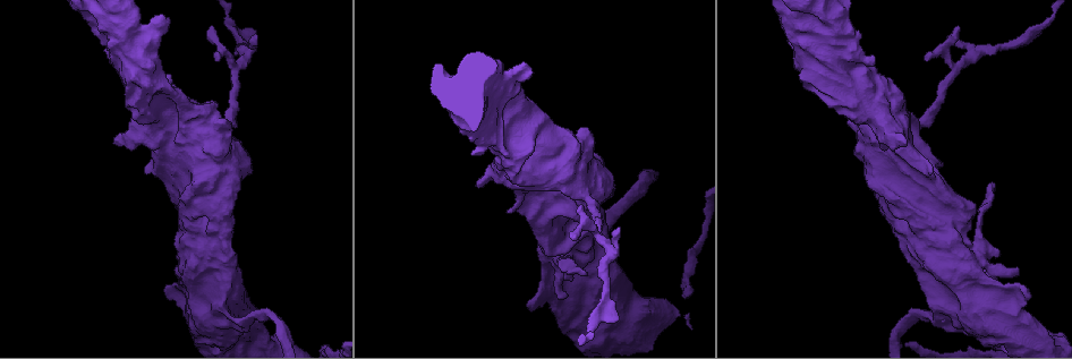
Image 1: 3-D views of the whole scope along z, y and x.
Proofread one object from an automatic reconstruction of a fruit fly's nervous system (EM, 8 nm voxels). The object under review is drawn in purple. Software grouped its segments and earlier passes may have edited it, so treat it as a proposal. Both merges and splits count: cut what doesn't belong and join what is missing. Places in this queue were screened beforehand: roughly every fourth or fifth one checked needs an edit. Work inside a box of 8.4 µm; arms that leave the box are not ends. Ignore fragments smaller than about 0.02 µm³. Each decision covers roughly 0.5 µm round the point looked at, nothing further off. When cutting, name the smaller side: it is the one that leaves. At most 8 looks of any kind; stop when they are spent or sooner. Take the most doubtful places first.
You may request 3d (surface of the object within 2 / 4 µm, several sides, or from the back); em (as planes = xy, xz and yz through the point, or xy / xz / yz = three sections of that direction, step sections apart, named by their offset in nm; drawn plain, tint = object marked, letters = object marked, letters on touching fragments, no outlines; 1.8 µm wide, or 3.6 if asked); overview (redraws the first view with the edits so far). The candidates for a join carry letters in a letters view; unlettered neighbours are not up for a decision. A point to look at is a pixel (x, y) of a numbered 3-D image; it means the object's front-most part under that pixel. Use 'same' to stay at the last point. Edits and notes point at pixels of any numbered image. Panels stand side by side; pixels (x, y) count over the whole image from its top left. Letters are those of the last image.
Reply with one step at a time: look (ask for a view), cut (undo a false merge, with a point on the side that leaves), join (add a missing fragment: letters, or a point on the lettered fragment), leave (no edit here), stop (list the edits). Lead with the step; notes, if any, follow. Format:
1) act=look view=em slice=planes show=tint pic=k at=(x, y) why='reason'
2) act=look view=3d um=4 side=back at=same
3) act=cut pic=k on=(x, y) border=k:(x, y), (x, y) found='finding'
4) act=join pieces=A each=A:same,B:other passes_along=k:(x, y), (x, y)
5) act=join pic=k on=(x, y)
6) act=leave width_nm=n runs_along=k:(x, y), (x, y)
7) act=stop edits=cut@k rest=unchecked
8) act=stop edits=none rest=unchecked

act=look view=3d um=4 pic=1 at=(506, 82) why='abrupt turn'

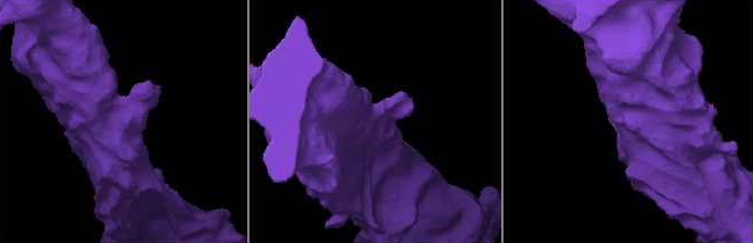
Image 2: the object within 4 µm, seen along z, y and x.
act=look view=em um=3.6 slice=yz step=4 show=letters pic=2 at=(380, 119)

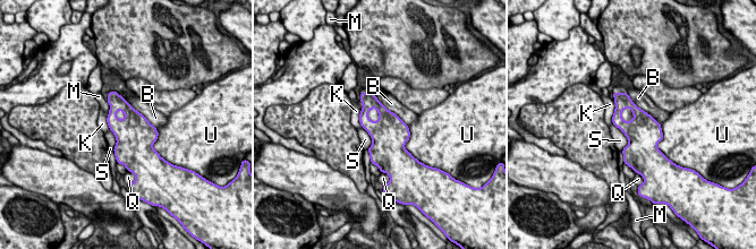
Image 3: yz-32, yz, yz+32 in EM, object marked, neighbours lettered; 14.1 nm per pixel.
act=leave width_nm=460 each=B:other,K:other,M:other,Q:other,S:other,U:other border=3:(613, 123), (628, 140), (622, 151) found='one neuron here'

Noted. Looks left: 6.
act=look view=em slice=xy step=16 show=tint pic=1 at=(990, 256) why='sudden change in width'

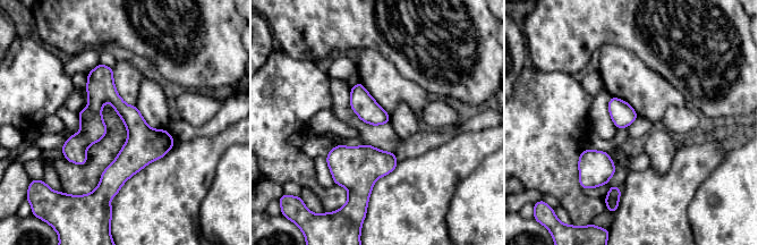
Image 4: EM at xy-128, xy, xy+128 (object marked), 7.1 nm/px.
act=look view=em slice=planes show=letters at=same

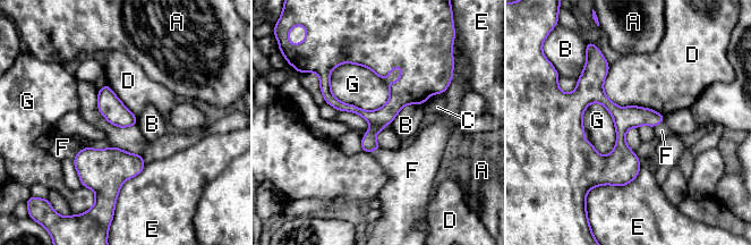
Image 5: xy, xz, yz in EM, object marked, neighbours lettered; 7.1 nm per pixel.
act=leave width_nm=140 each=A:other,B:other,C:other,D:other,E:other,F:other,G:other border=5:(423, 103), (407, 103), (391, 123) found='one neuron here'

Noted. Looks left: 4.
act=look view=em um=3.6 slice=yz step=4 show=tint pic=1 at=(492, 170) why='thick turns thin'

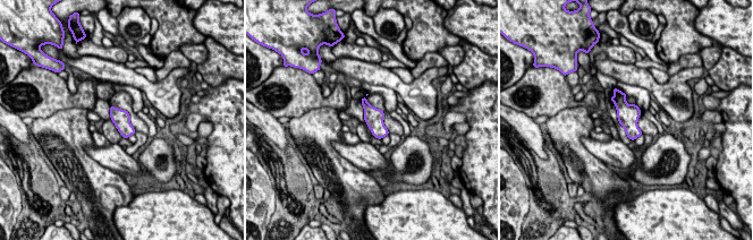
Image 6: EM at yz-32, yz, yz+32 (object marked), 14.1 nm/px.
act=look view=em um=3.6 slice=yz step=4 show=letters at=same why='what lies round it'

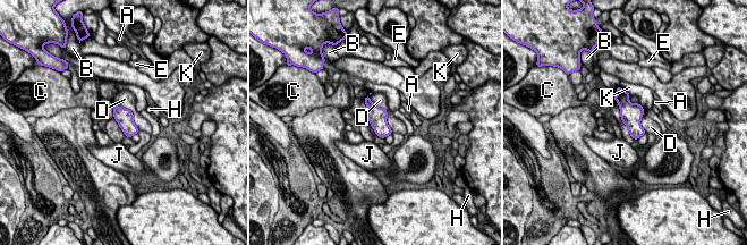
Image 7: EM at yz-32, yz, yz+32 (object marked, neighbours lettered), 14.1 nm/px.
act=leave width_nm=260 each=A:other,B:other,C:other,D:other,E:other,H:other,J:other,K:other border=7:(371, 93), (392, 132) found='all the same neuron'

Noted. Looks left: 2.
act=stop edits=none rest=unchecked

